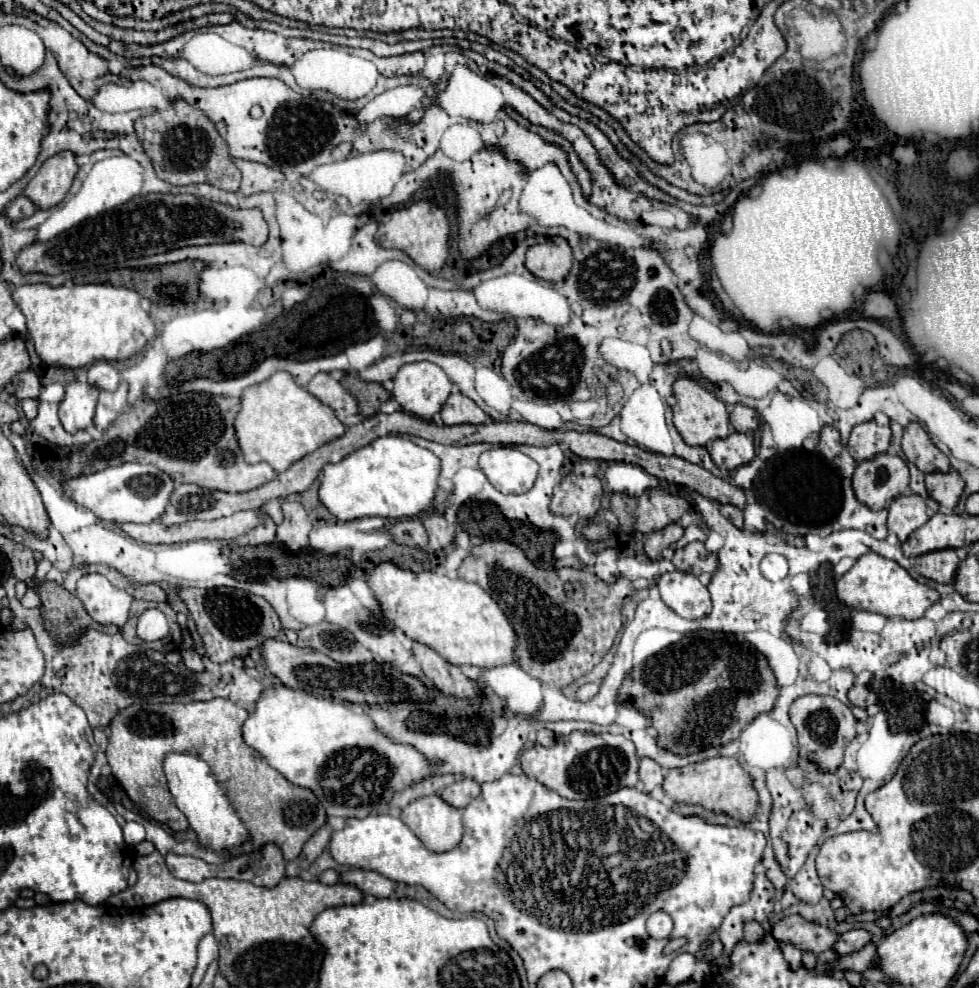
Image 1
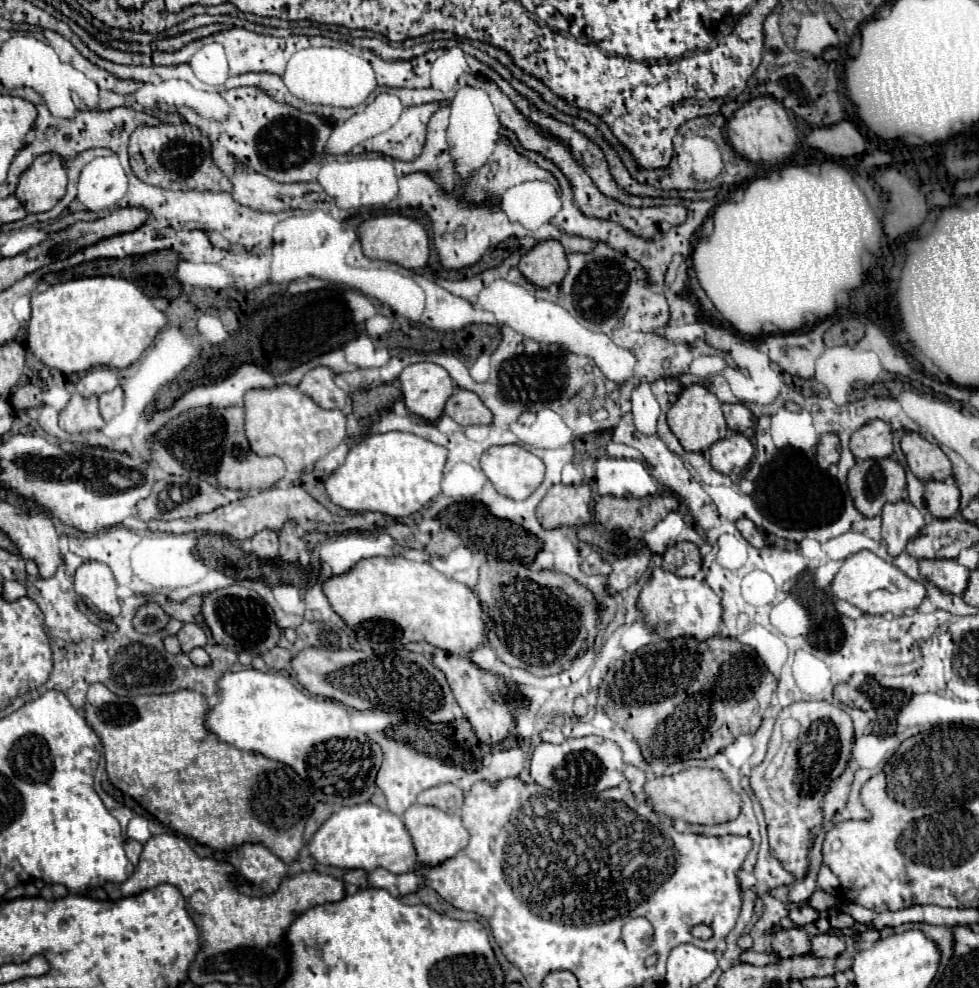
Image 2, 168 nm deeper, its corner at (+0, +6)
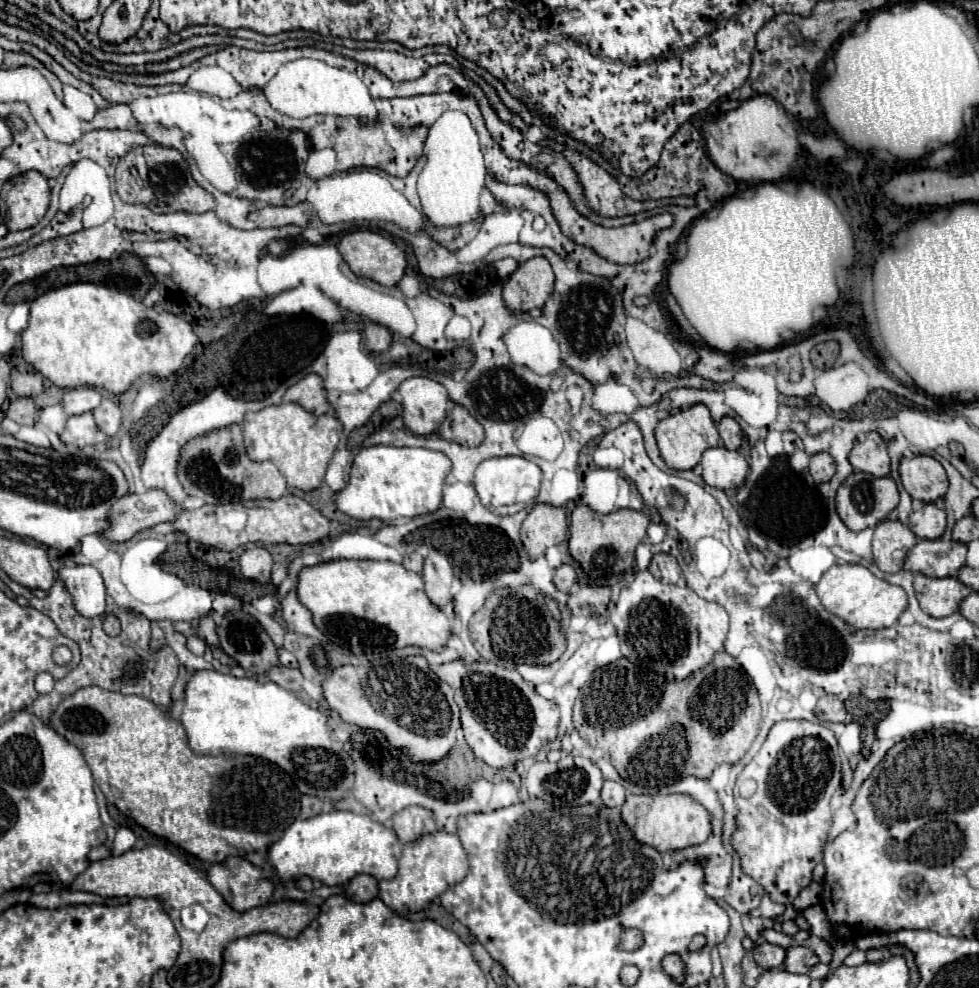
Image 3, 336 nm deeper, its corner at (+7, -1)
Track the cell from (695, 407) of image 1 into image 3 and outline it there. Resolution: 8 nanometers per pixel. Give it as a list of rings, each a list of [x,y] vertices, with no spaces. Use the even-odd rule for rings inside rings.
[[[695,404],[695,406],[689,406],[681,412],[673,414],[673,416],[663,418],[655,428],[655,438],[657,438],[663,460],[667,462],[669,468],[675,468],[675,470],[695,468],[701,462],[701,454],[707,448],[713,448],[719,444],[717,426],[715,426],[715,422],[709,414],[709,408],[705,404]]]

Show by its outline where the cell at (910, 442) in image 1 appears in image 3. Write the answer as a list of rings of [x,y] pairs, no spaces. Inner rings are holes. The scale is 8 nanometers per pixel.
[[[913,456],[901,458],[899,474],[903,488],[911,498],[925,502],[937,502],[947,492],[947,474],[941,462],[933,456]]]

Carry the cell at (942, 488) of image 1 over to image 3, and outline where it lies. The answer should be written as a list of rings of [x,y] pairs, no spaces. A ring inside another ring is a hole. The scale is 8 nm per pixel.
[[[933,502],[923,504],[919,510],[915,510],[909,516],[909,528],[913,528],[913,532],[919,538],[927,538],[927,540],[941,538],[945,526],[947,526],[947,512]]]

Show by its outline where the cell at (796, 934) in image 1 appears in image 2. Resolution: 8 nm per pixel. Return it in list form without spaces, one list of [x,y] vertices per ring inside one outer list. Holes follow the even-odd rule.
[[[800,927],[782,929],[772,937],[772,949],[782,959],[806,955],[810,953],[810,937]]]

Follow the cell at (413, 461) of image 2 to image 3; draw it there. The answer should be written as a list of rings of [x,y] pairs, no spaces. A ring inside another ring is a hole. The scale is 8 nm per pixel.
[[[375,444],[361,448],[351,466],[349,482],[335,494],[335,506],[359,520],[379,518],[383,522],[401,516],[435,512],[443,496],[443,478],[451,470],[451,460],[443,452],[427,448],[395,448]]]

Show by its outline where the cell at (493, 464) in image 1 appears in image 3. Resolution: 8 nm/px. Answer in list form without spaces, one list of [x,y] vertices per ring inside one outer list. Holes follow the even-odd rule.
[[[497,456],[483,460],[475,470],[475,490],[483,502],[483,506],[493,514],[515,514],[521,510],[529,510],[535,504],[539,494],[541,468],[521,456]]]

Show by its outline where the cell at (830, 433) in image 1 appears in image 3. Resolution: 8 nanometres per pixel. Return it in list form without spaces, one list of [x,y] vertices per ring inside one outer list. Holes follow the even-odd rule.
[[[817,452],[809,458],[809,474],[817,484],[829,482],[831,476],[835,474],[835,460],[831,458],[829,452]]]

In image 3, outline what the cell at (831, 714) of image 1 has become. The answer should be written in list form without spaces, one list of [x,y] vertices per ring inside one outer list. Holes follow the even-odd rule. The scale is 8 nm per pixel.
[[[783,720],[783,722],[773,724],[771,730],[769,730],[769,736],[765,740],[765,744],[761,746],[761,750],[755,754],[755,758],[737,776],[735,804],[739,808],[739,814],[737,814],[737,832],[733,834],[733,846],[735,846],[735,850],[741,856],[743,872],[747,876],[751,876],[753,880],[757,880],[767,890],[767,894],[771,896],[771,900],[787,906],[787,904],[791,904],[797,898],[797,894],[801,892],[801,888],[809,886],[809,882],[813,878],[813,868],[823,860],[823,844],[825,844],[825,838],[827,838],[827,830],[831,826],[831,808],[829,808],[829,802],[831,802],[833,790],[839,784],[841,784],[841,756],[839,756],[839,748],[837,748],[837,738],[821,722],[809,722],[809,720]]]

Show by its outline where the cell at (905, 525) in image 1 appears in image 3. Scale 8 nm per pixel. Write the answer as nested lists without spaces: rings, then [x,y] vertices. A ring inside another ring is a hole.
[[[883,520],[873,534],[873,556],[883,572],[897,572],[899,564],[893,560],[895,550],[907,550],[917,544],[911,528],[899,520]]]

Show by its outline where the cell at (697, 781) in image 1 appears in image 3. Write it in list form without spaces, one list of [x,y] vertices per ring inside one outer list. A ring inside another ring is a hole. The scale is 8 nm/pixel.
[[[637,794],[627,796],[621,816],[625,824],[629,824],[631,832],[641,840],[643,844],[653,844],[659,852],[665,850],[677,850],[685,846],[701,844],[709,838],[713,826],[711,826],[711,814],[707,808],[703,808],[697,800],[693,800],[687,794]]]

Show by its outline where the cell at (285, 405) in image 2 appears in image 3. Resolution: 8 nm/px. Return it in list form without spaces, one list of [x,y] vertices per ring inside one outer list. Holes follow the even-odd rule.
[[[293,402],[247,412],[243,420],[243,438],[249,458],[255,462],[271,460],[281,470],[289,486],[305,492],[315,490],[321,484],[333,452],[339,444],[341,432],[341,422],[337,418],[331,418],[327,414],[313,416]]]

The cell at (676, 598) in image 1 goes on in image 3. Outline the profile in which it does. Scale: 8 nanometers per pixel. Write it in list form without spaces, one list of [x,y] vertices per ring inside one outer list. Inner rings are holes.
[[[649,570],[637,572],[635,580],[621,590],[619,602],[611,610],[611,622],[621,638],[625,658],[677,680],[711,662],[713,654],[723,648],[729,628],[723,606],[703,600],[687,586],[661,584]]]

